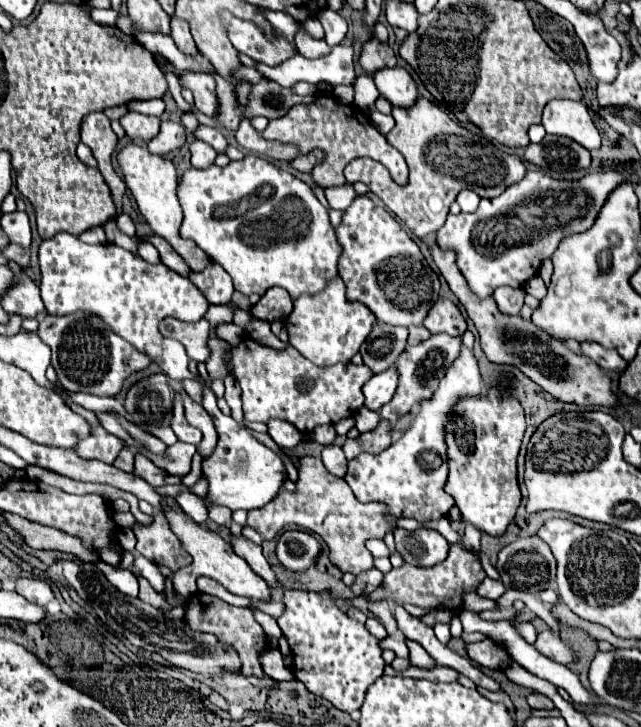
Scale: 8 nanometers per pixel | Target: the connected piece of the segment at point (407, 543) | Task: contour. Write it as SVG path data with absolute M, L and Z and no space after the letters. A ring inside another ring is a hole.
M396 528L396 550L404 558L404 562L412 566L434 566L446 560L450 544L446 538L430 528L418 528L414 532Z

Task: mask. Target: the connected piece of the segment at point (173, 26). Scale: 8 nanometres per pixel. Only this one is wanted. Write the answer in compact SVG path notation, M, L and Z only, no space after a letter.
M172 16L172 20L170 20L170 36L174 38L176 46L178 46L184 54L190 54L190 56L198 54L198 48L196 48L196 44L194 44L194 40L192 40L192 36L190 36L190 30L188 30L188 24L186 24L184 20Z

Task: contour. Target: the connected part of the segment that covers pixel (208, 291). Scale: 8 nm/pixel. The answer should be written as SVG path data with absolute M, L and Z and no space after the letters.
M208 264L198 274L188 274L188 280L204 294L210 304L228 304L234 294L232 278L220 268L220 264Z

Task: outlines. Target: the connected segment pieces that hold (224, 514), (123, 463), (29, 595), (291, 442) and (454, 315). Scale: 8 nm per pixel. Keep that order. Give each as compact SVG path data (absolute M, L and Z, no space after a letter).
M206 500L206 508L208 508L208 518L214 520L216 524L222 524L222 526L228 526L230 524L230 518L232 518L232 512L224 506L218 506L218 504L212 504Z
M124 448L118 454L118 458L114 460L114 466L124 470L124 472L132 472L134 470L134 452L132 452L132 448Z
M18 578L16 592L38 606L46 606L50 600L54 600L50 586L42 580L34 580L34 578Z
M272 418L268 420L268 436L280 446L280 448L288 448L292 450L300 440L302 440L302 434L288 422L284 420L278 420L278 418Z
M436 300L436 304L430 308L424 326L432 334L450 334L450 336L462 336L466 332L466 320L460 314L458 306L450 300Z

